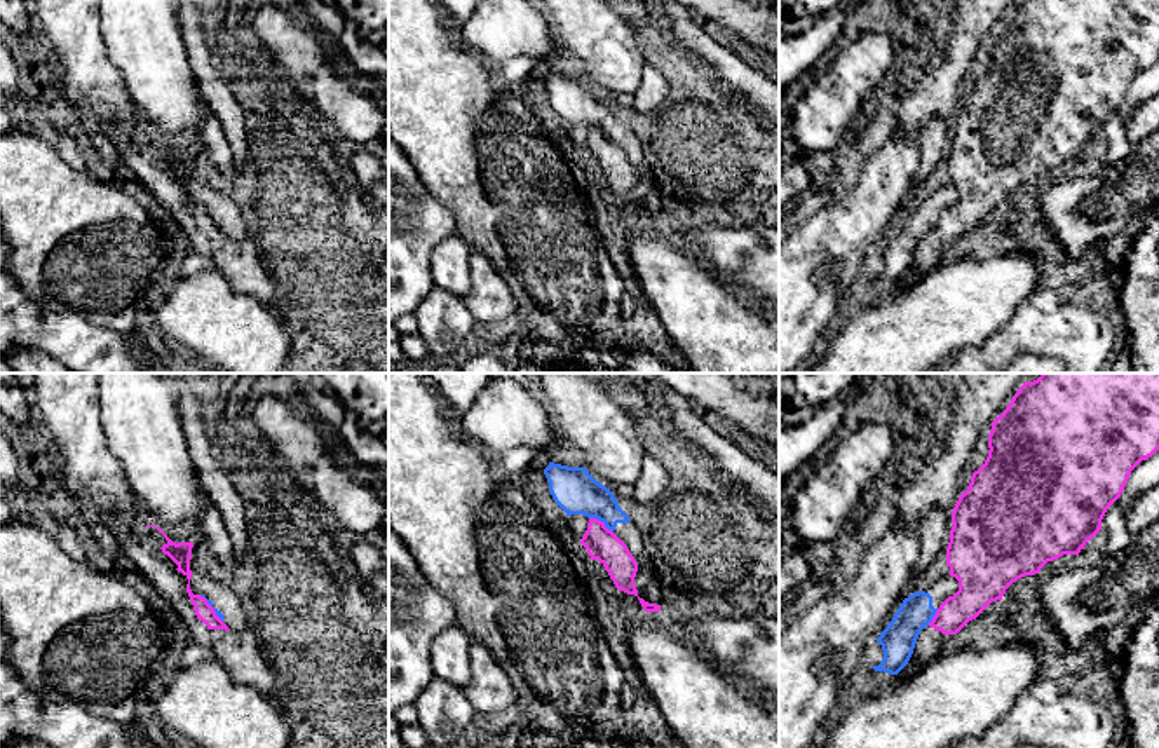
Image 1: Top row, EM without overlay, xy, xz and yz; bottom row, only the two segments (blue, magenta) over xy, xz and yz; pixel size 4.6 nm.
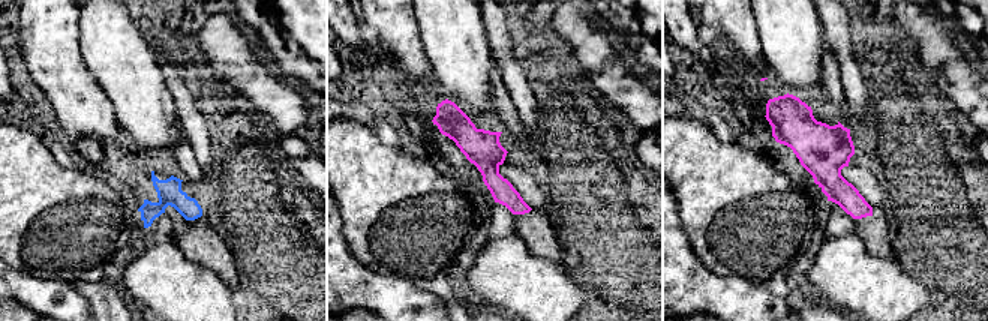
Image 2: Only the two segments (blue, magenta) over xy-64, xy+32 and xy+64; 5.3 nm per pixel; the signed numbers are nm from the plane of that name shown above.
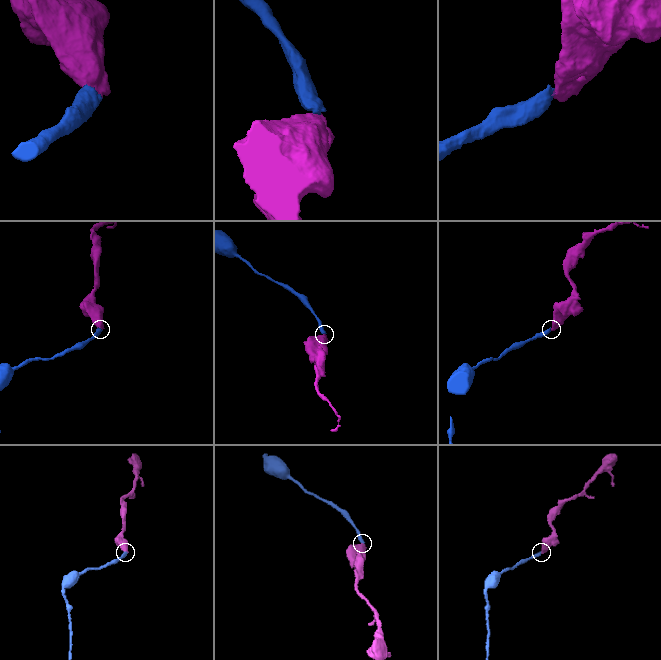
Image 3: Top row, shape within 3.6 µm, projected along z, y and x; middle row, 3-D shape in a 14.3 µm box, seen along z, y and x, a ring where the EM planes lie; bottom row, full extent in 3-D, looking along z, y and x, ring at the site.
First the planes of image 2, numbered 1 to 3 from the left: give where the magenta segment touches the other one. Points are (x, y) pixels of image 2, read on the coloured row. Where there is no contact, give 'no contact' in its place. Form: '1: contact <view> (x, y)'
1: no contact
2: no contact
3: no contact

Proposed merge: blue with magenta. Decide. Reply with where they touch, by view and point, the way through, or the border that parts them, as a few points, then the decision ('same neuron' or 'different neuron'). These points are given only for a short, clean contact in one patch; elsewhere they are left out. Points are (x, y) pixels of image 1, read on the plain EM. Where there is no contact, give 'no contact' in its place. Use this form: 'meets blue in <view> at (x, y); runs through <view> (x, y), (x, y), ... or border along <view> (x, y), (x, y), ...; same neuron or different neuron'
meets blue in xz at (602, 129); border along xz (589, 126), (595, 126), (612, 142); different neuron

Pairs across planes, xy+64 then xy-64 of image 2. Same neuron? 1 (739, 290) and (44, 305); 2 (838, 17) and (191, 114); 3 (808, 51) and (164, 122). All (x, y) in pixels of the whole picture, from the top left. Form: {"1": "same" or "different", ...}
{"1": "same", "2": "same", "3": "same"}

